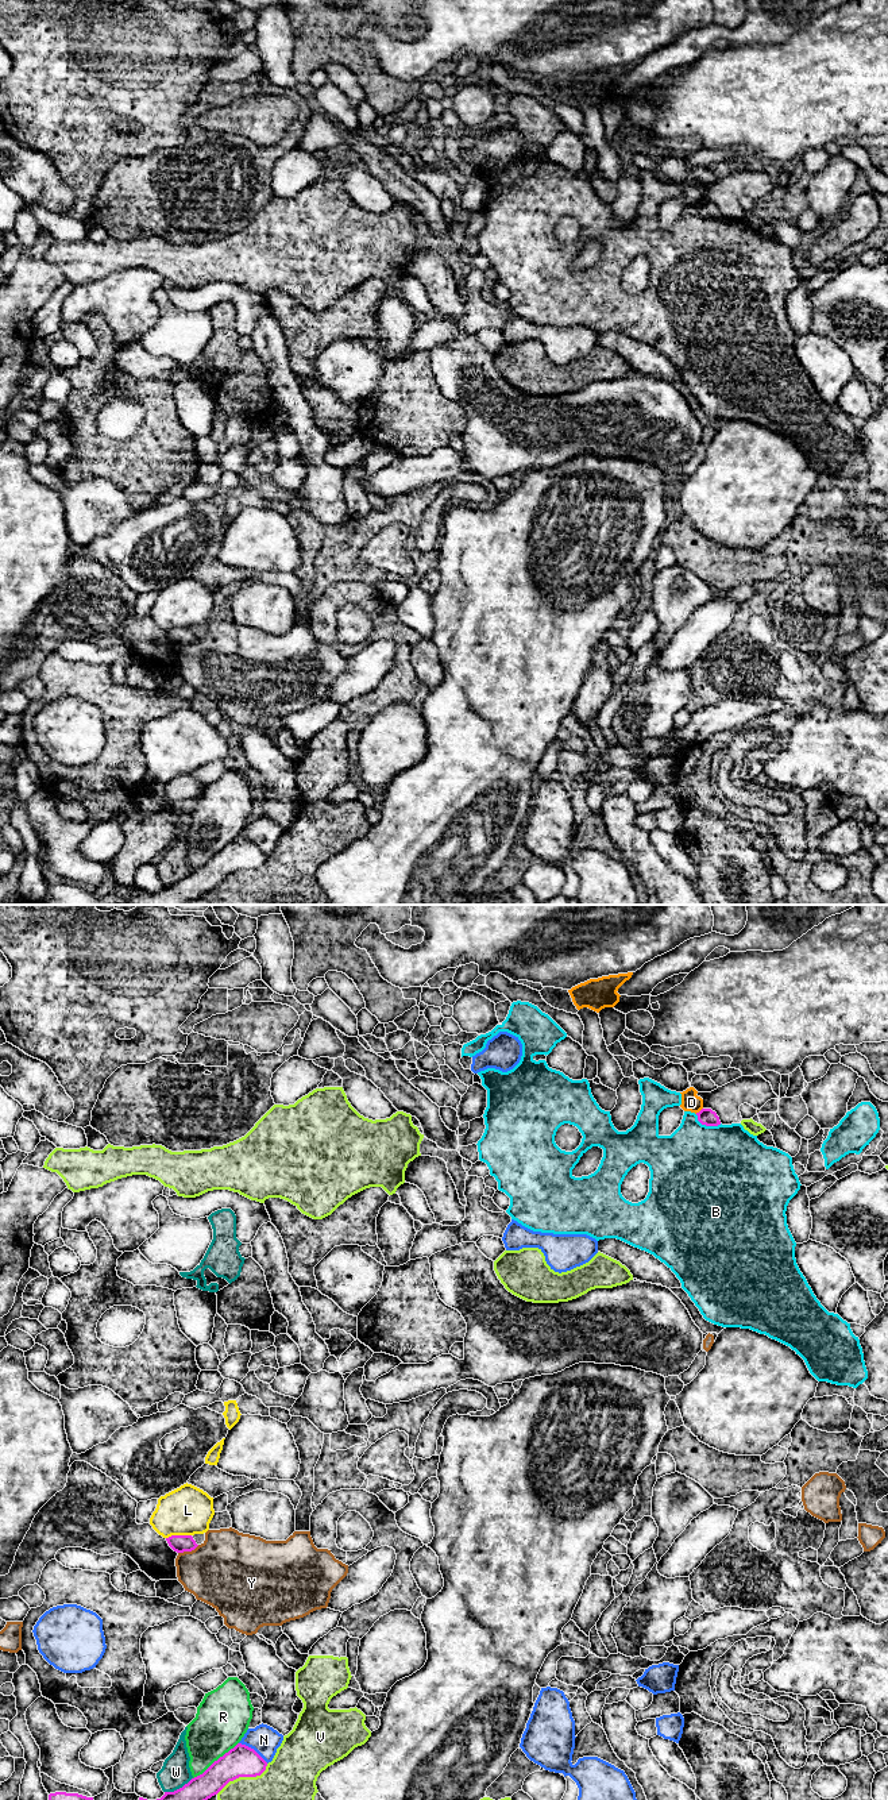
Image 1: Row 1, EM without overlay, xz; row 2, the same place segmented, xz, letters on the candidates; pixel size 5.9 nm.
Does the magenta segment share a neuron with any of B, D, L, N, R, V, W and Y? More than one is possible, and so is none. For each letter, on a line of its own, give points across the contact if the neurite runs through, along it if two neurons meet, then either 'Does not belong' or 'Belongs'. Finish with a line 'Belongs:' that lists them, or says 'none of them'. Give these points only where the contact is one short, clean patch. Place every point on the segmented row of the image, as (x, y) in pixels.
B: Does not belong
D: Boundary: xz (702, 1107), (695, 1113). Does not belong
L: Does not belong
N: Does not belong
R: Does not belong
V: Does not belong
W: Boundary: xz (192, 1777), (181, 1787), (165, 1792). Does not belong
Y: Does not belong
Belongs: none of them

